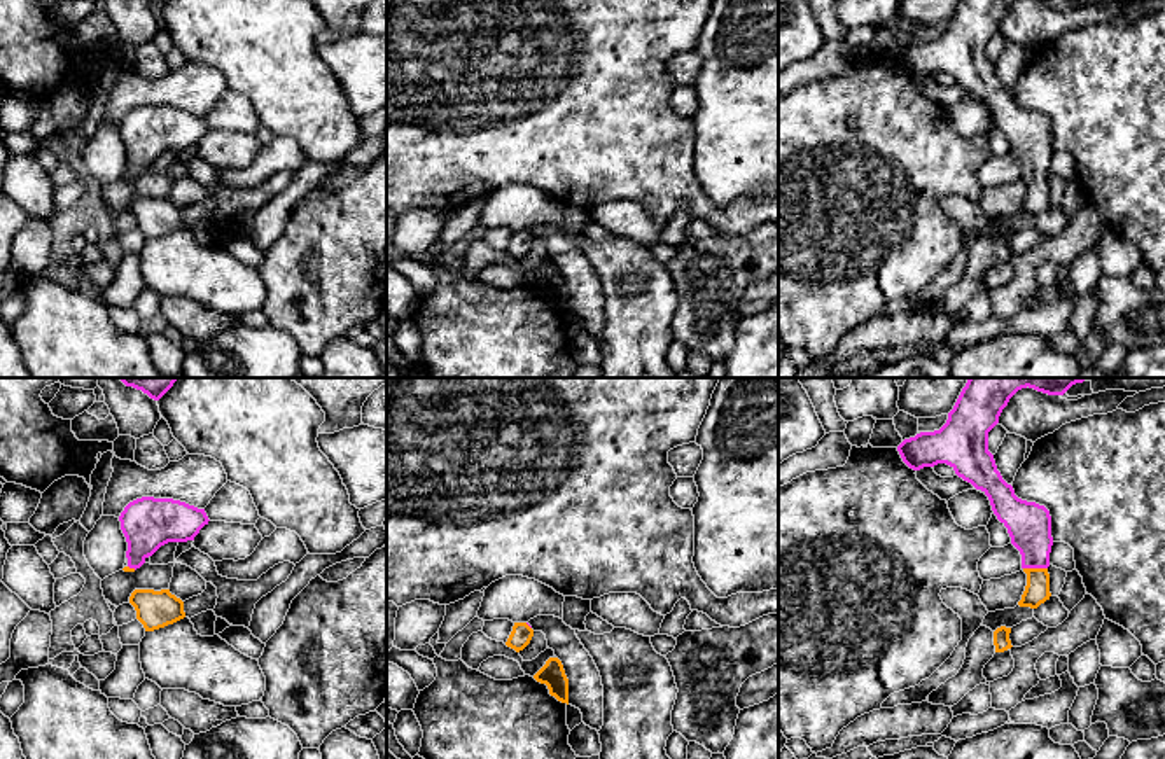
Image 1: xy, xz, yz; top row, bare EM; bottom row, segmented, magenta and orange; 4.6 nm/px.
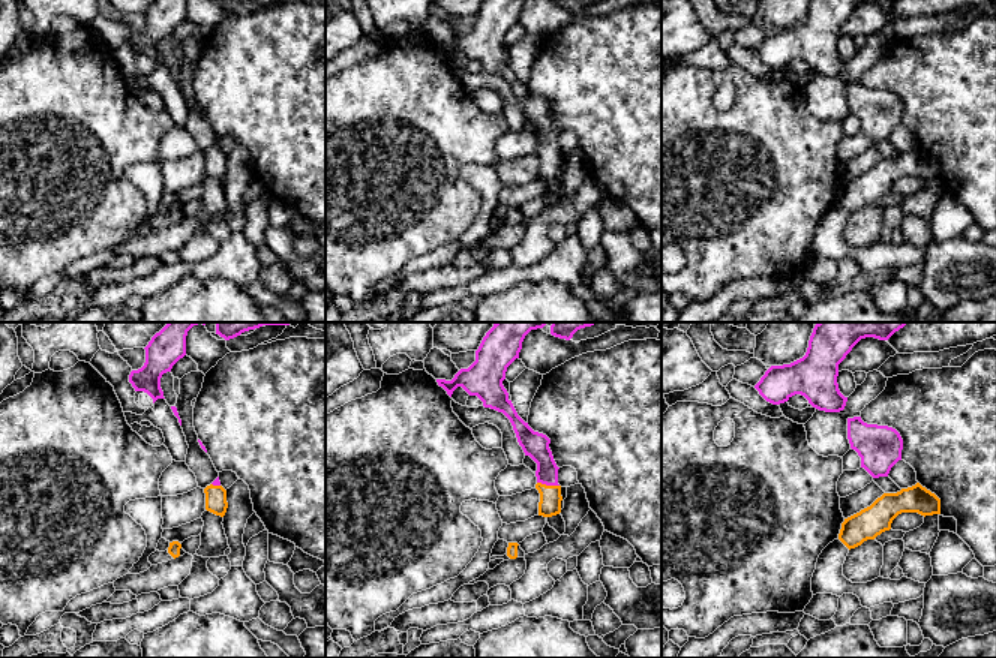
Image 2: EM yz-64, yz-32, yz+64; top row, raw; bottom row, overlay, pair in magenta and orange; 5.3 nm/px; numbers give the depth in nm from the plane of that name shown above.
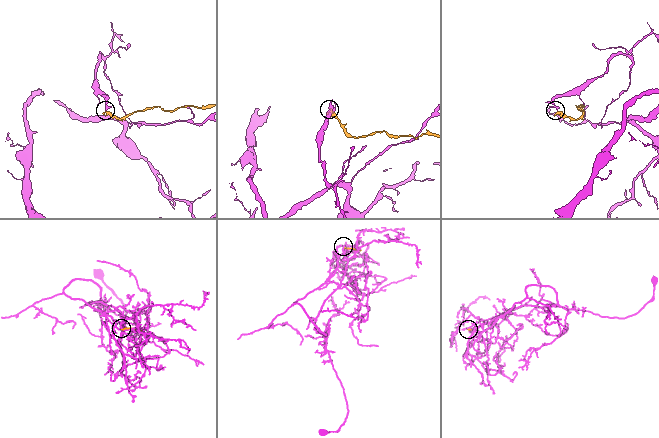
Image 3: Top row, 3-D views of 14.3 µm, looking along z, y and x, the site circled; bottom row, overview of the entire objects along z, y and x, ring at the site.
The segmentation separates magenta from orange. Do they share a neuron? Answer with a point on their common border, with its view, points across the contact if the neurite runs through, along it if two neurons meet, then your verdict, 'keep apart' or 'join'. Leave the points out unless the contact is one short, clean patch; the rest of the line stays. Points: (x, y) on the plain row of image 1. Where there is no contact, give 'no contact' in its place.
meets magenta in yz at (1036, 175); join

